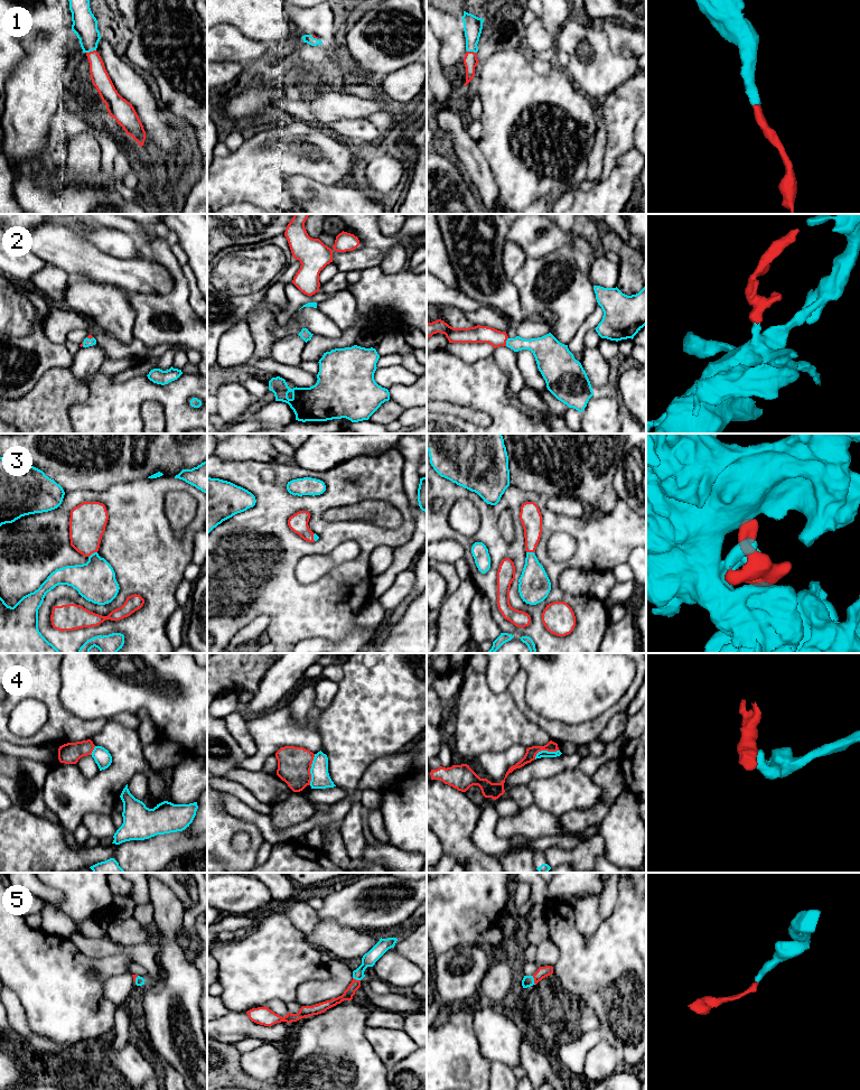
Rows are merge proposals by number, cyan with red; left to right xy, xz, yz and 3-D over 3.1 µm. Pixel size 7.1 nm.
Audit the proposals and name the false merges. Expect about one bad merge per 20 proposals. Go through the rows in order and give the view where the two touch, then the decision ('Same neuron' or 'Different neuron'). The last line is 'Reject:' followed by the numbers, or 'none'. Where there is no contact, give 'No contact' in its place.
1: Touches cyan in xy. Same neuron
2: Touches cyan in yz. Same neuron
3: Touches cyan in xy. Same neuron
4: Touches cyan in xz. Different neuron
5: Touches cyan in yz. Same neuron
Reject: 4

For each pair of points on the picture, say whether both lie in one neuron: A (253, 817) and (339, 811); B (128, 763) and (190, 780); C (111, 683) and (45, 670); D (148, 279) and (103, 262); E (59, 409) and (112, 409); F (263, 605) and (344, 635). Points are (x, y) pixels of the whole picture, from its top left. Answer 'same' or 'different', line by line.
A: same
B: different
C: different
D: same
E: different
F: same

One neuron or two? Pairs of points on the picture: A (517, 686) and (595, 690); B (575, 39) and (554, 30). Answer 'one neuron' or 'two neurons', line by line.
A: two neurons
B: two neurons

